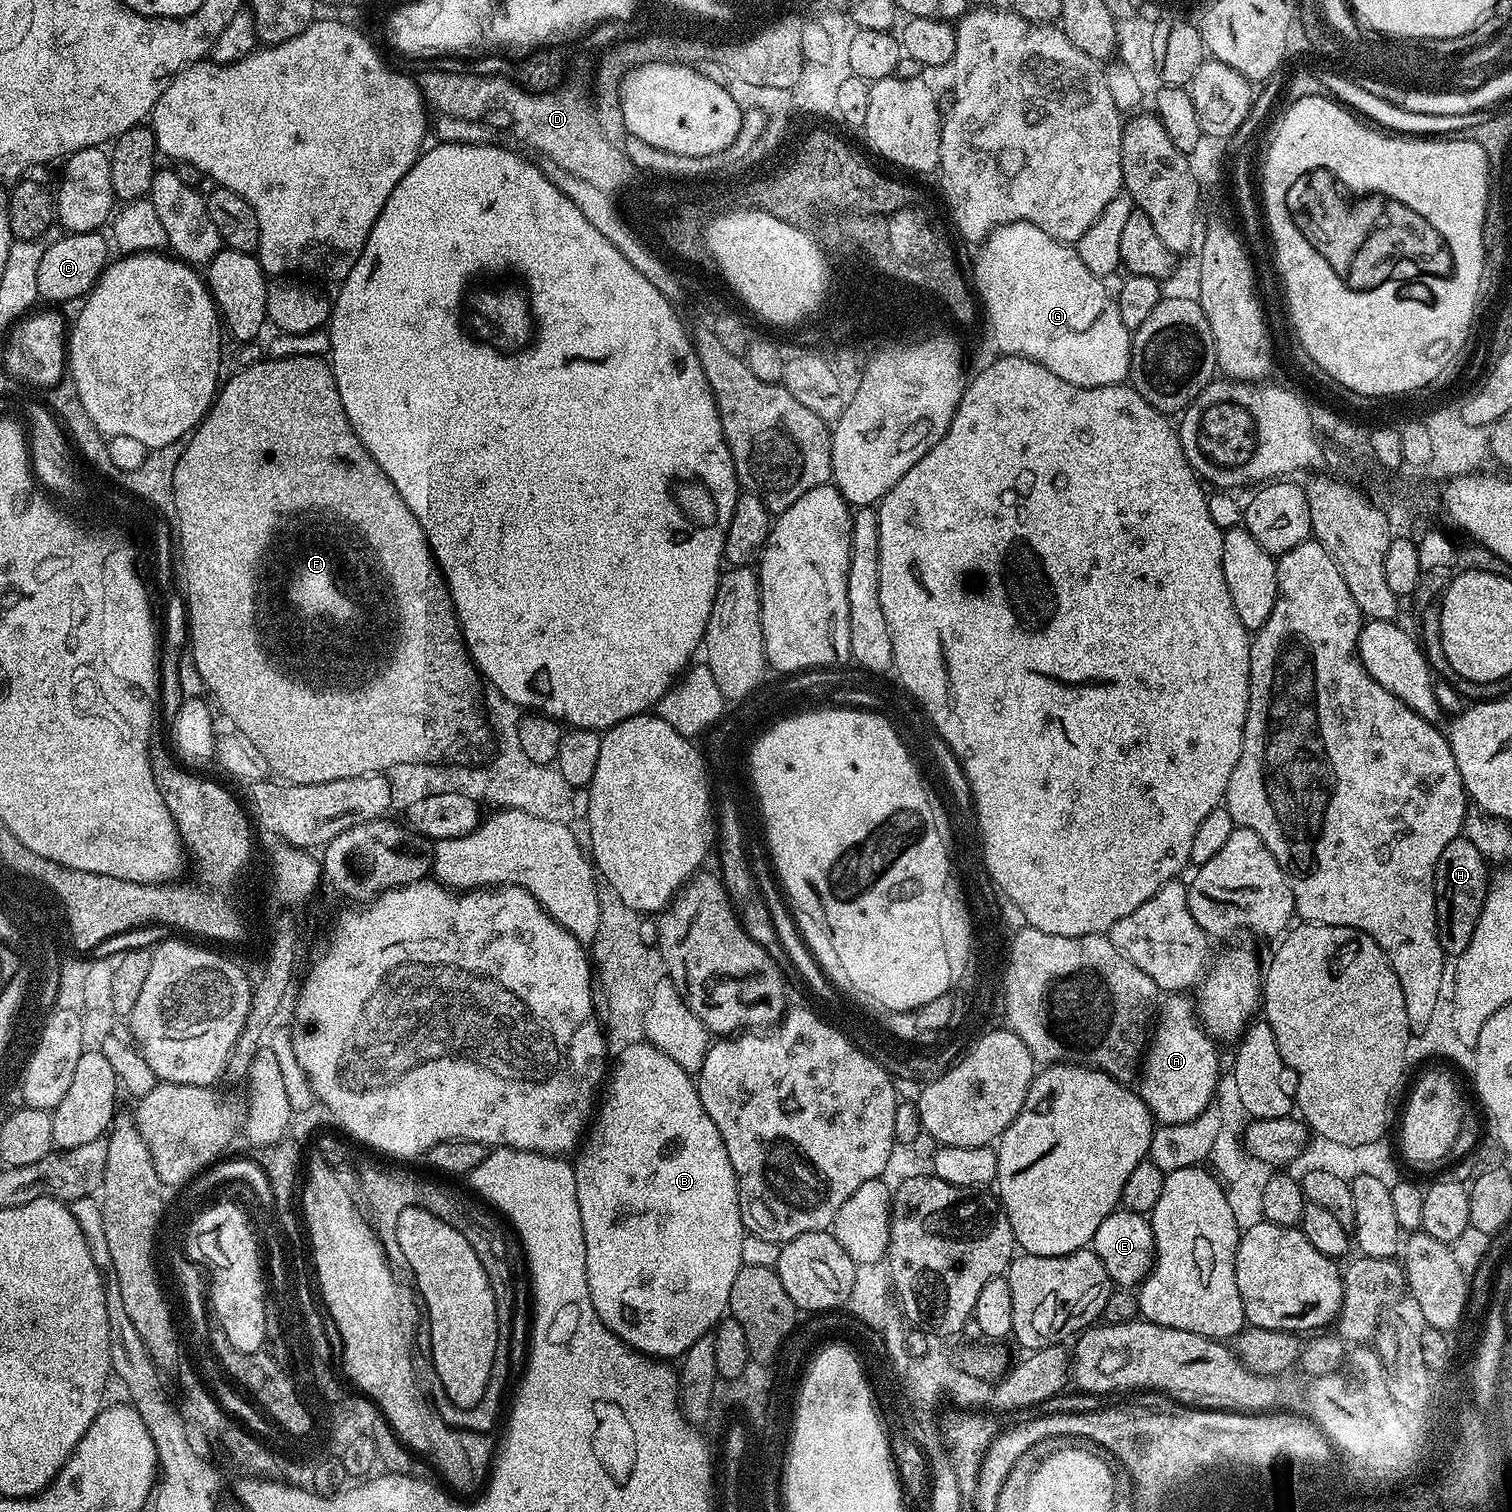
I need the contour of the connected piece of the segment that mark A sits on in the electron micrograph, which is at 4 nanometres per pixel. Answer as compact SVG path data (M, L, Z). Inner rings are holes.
M1171 993L1159 1003L1140 1066L1138 1091L1159 1125L1192 1121L1211 1105L1218 1082L1217 1045L1199 1021L1195 1003L1188 998L1183 993Z

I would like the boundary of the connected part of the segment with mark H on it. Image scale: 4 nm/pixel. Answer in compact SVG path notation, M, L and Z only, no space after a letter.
M1461 834L1442 850L1436 867L1436 929L1445 957L1457 958L1470 944L1482 914L1490 883L1490 864L1477 847Z

